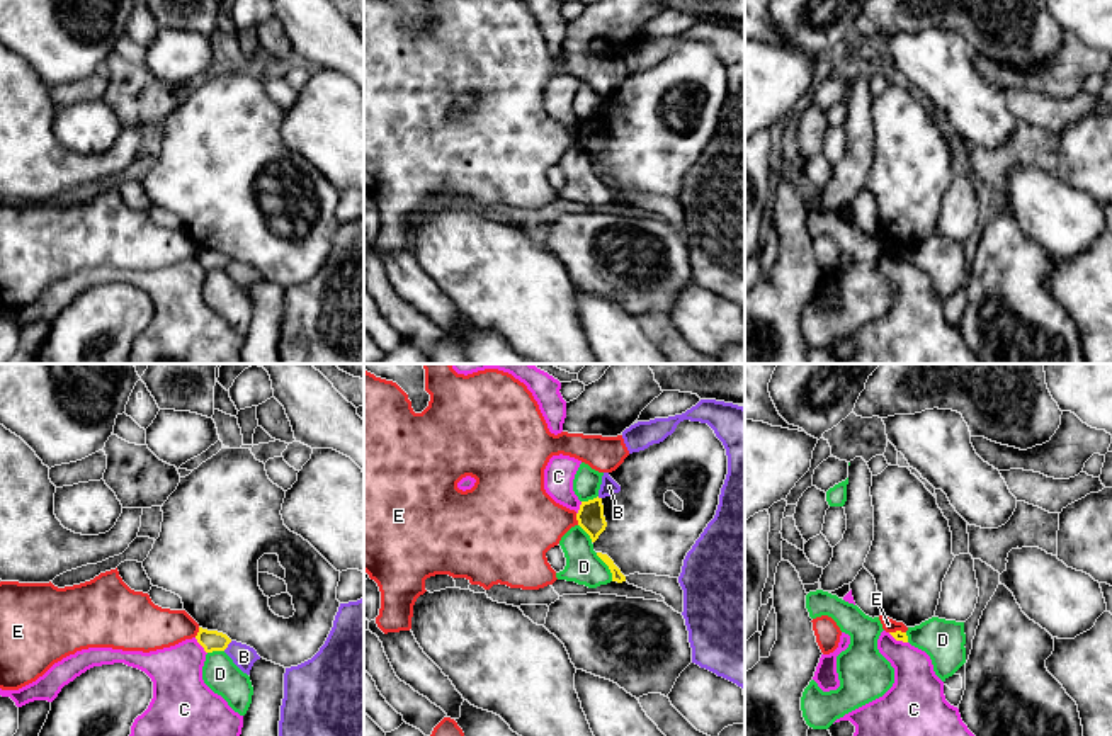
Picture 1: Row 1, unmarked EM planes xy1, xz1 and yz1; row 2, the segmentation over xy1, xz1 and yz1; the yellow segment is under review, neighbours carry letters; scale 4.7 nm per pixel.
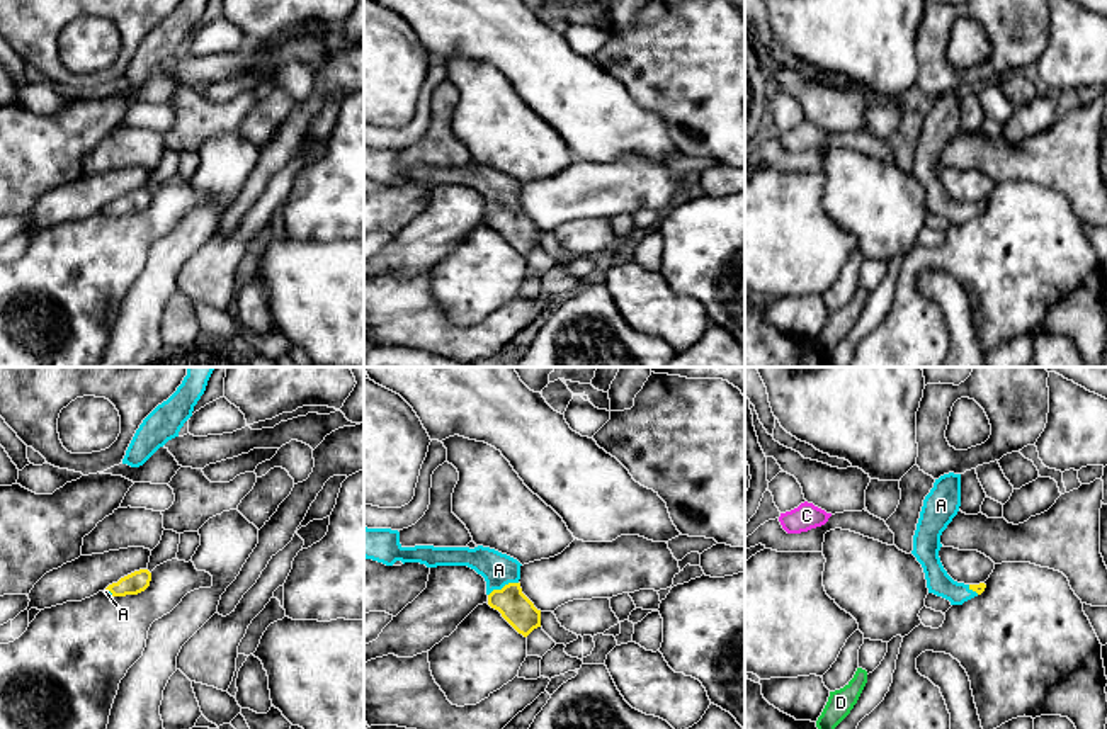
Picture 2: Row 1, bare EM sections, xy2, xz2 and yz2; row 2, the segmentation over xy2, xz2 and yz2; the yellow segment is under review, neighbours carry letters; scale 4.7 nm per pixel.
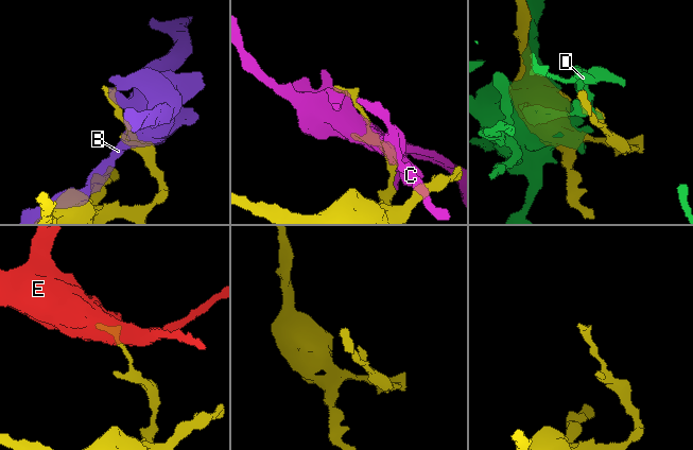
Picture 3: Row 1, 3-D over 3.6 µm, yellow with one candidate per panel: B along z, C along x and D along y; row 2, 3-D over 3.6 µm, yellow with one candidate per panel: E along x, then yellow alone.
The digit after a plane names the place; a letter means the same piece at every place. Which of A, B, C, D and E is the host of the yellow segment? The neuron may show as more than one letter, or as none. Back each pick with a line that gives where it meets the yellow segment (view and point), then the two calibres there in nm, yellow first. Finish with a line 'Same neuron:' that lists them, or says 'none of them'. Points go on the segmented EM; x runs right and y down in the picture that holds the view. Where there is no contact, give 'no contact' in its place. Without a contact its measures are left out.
A: contact xz2 (504, 587); calibres 150 and 160 nm
Same neuron: A

